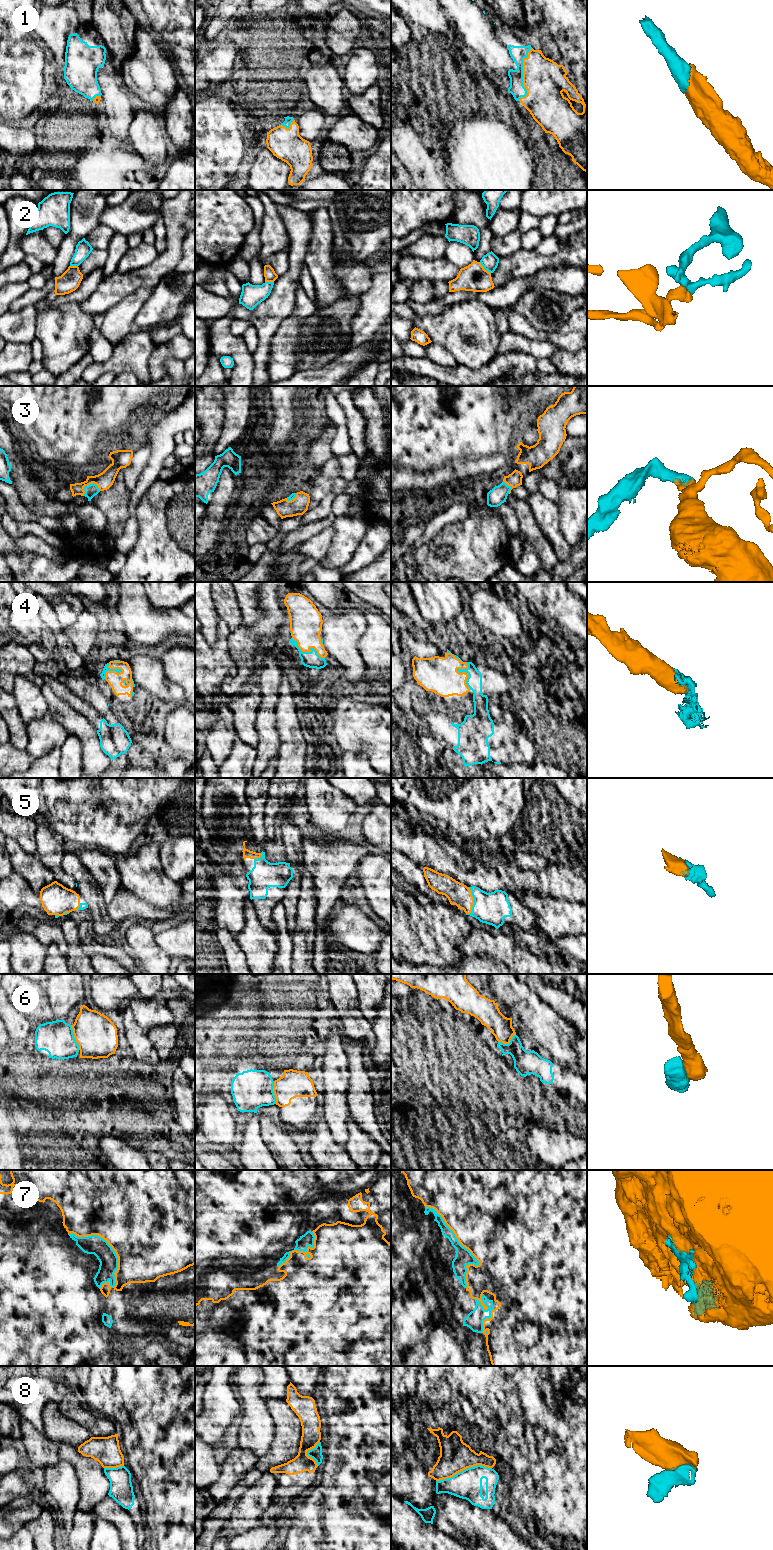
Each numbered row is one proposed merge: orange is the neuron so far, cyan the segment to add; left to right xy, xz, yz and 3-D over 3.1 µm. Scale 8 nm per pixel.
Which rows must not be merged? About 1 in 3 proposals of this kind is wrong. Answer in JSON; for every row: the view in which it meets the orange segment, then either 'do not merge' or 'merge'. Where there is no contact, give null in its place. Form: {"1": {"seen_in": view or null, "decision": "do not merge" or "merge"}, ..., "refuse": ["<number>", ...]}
{"1": {"seen_in": "yz", "decision": "merge"}, "2": {"seen_in": "yz", "decision": "do not merge"}, "3": {"seen_in": "xy", "decision": "merge"}, "4": {"seen_in": "xz", "decision": "merge"}, "5": {"seen_in": "yz", "decision": "merge"}, "6": {"seen_in": "xy", "decision": "do not merge"}, "7": {"seen_in": "xy", "decision": "merge"}, "8": {"seen_in": "yz", "decision": "do not merge"}, "refuse": ["2", "6", "8"]}

